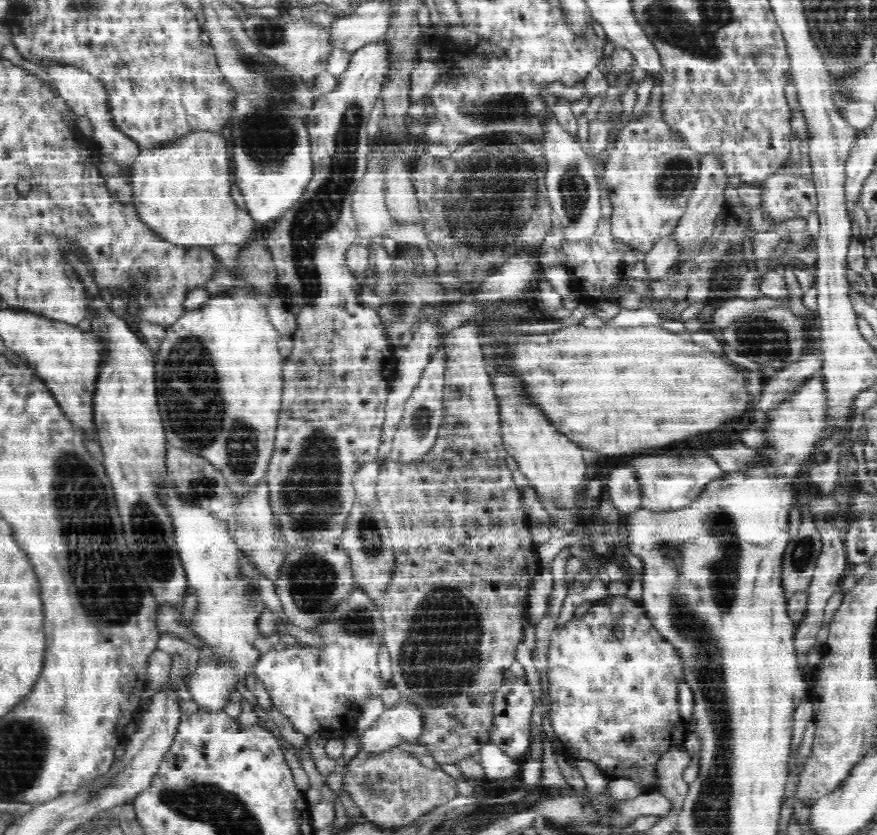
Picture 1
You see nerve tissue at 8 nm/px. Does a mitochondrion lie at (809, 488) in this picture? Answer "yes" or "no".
no

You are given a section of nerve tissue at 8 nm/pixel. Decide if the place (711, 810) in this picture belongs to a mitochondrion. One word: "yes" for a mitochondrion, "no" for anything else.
yes

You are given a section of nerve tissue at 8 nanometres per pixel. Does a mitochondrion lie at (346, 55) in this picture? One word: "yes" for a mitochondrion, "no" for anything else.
no

